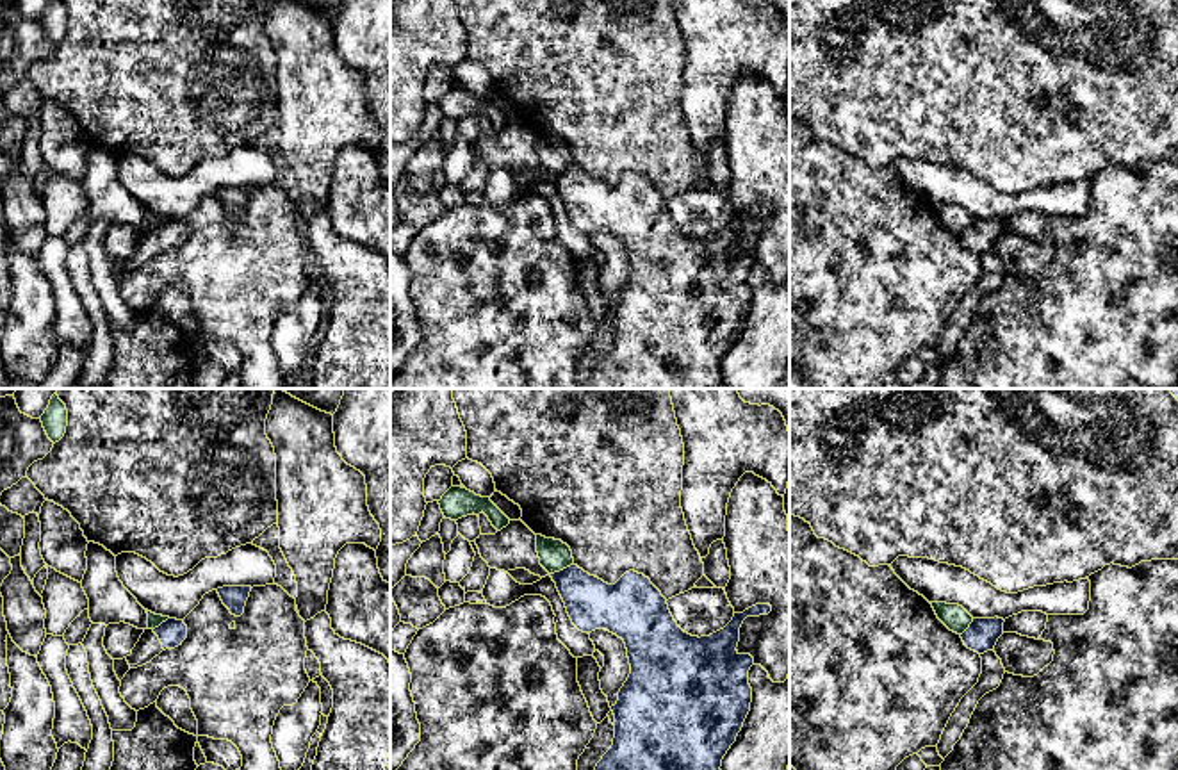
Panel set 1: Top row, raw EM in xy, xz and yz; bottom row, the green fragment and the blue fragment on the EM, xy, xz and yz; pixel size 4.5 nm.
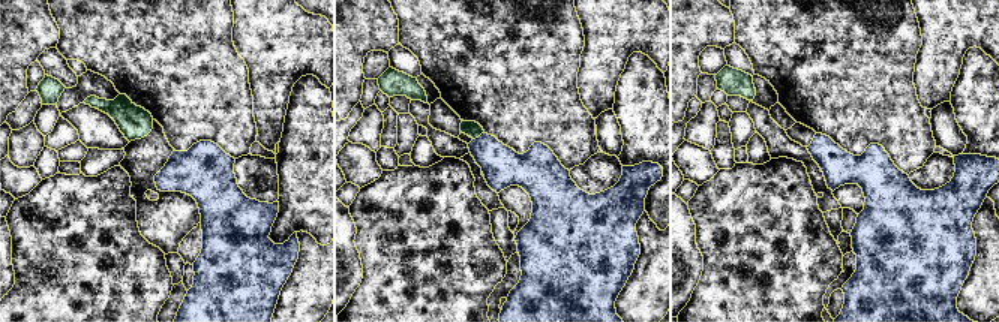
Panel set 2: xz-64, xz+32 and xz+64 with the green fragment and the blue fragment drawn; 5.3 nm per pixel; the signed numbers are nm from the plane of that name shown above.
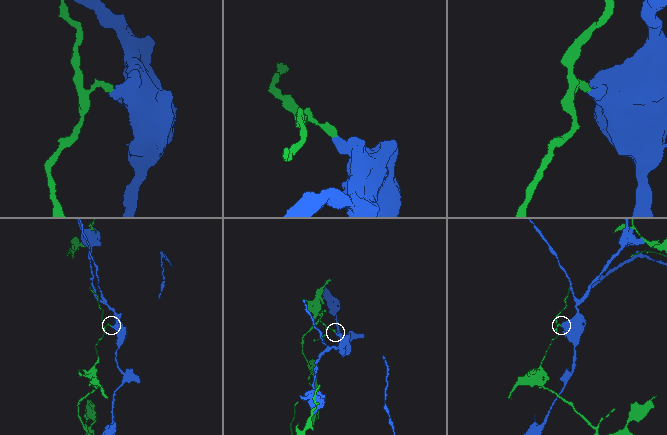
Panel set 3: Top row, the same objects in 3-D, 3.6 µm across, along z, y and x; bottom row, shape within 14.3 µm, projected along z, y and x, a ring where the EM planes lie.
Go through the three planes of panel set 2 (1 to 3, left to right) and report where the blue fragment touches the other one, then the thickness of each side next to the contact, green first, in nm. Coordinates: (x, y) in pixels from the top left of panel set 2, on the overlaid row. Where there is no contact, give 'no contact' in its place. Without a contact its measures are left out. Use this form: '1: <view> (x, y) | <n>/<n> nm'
1: no contact
2: xz+32 (477, 137) | 90/220 nm
3: no contact

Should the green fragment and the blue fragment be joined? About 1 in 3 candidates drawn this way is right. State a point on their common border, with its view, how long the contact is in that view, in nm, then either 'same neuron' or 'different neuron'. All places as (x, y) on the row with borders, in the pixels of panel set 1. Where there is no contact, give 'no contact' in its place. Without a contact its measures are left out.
meets green in xz at (562, 569); contact 120 nm long; different neuron

